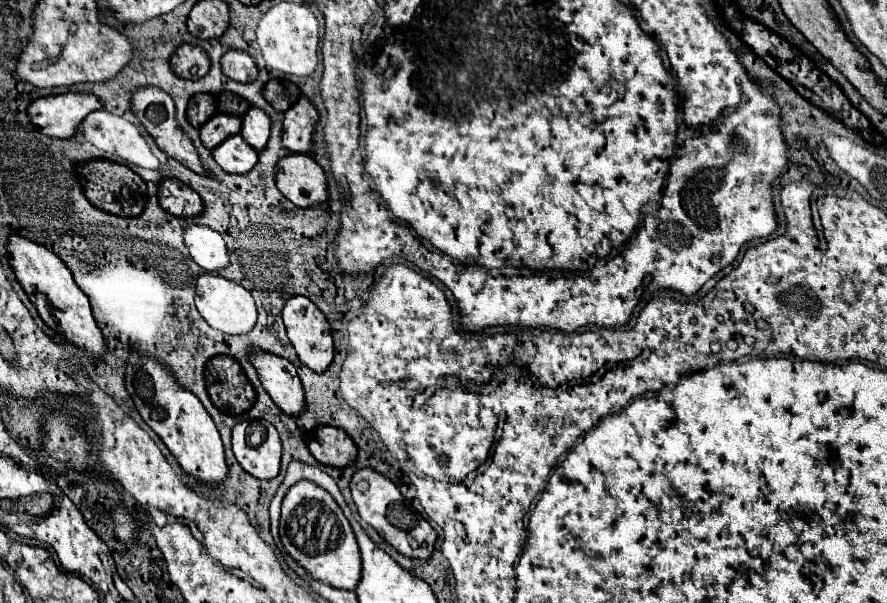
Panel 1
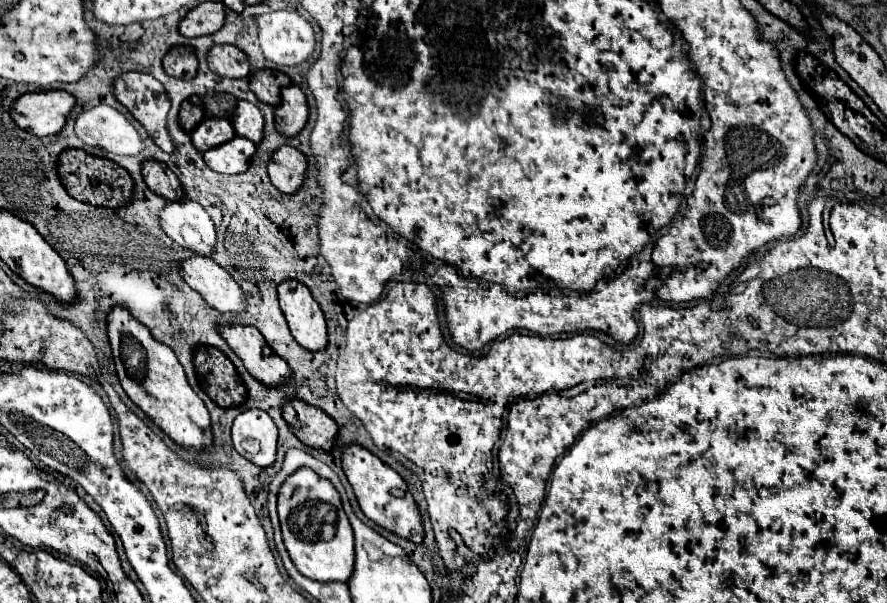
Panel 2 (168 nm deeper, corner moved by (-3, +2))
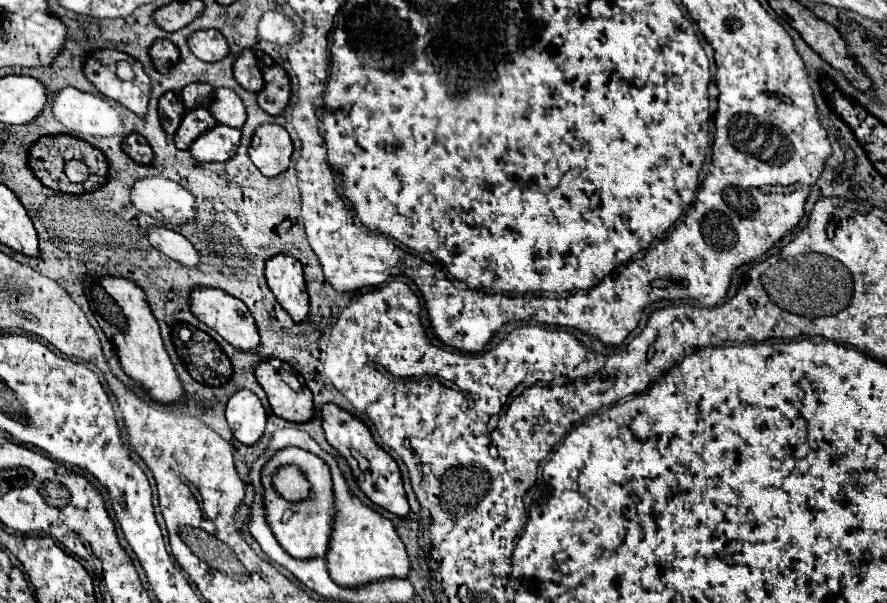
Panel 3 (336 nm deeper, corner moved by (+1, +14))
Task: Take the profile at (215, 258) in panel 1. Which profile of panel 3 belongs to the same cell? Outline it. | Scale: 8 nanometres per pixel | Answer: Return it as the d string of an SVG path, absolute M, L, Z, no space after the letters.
M148 176L134 182L130 192L132 206L150 214L160 224L192 222L196 208L194 196L164 176Z

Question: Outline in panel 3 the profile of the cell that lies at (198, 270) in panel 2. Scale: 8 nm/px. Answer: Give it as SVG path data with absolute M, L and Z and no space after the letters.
M150 226L146 236L148 236L148 242L156 250L178 260L180 264L184 264L184 266L200 264L200 256L194 250L194 246L184 236L180 236L178 232L170 230L170 228L162 228L162 226Z

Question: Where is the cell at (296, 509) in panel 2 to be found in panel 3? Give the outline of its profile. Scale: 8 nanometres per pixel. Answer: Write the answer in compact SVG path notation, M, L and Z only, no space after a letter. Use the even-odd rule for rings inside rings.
M288 446L278 450L262 468L262 488L264 488L264 508L266 508L266 520L268 526L272 528L276 540L280 542L280 546L294 558L304 560L304 558L324 558L326 550L328 550L328 540L330 540L330 532L332 532L332 518L334 518L334 500L332 500L332 478L330 478L330 468L328 464L318 458L316 454L310 454L308 450L296 448L296 446ZM282 464L296 464L300 466L300 470L304 472L304 476L308 478L308 482L312 484L312 494L310 498L292 504L284 498L280 498L276 494L276 490L272 488L272 474L276 472L276 468L280 468Z

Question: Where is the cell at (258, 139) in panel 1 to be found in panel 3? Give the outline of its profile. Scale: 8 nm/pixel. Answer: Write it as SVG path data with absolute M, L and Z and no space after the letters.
M218 88L214 90L214 98L208 106L212 116L230 128L240 128L246 122L246 108L236 92L230 88Z

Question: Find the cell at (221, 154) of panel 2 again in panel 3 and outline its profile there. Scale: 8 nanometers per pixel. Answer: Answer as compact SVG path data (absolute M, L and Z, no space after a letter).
M216 124L190 146L190 154L198 162L224 162L234 156L238 144L240 144L238 128Z

